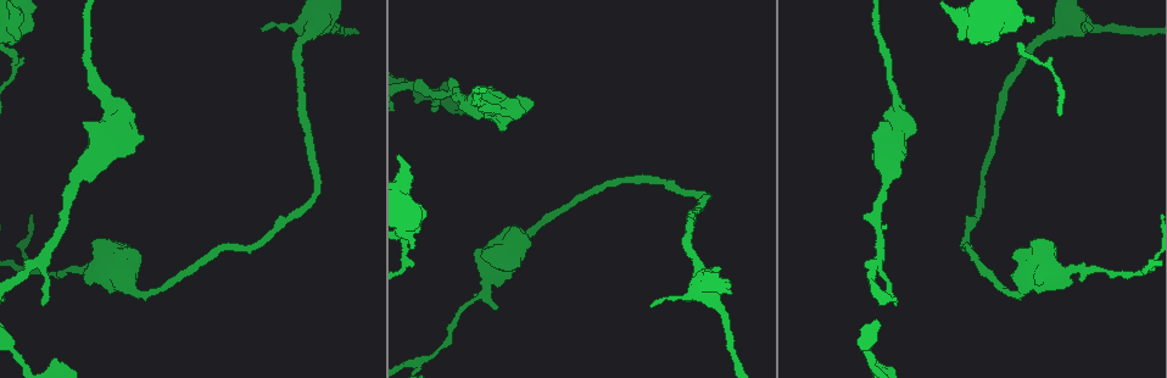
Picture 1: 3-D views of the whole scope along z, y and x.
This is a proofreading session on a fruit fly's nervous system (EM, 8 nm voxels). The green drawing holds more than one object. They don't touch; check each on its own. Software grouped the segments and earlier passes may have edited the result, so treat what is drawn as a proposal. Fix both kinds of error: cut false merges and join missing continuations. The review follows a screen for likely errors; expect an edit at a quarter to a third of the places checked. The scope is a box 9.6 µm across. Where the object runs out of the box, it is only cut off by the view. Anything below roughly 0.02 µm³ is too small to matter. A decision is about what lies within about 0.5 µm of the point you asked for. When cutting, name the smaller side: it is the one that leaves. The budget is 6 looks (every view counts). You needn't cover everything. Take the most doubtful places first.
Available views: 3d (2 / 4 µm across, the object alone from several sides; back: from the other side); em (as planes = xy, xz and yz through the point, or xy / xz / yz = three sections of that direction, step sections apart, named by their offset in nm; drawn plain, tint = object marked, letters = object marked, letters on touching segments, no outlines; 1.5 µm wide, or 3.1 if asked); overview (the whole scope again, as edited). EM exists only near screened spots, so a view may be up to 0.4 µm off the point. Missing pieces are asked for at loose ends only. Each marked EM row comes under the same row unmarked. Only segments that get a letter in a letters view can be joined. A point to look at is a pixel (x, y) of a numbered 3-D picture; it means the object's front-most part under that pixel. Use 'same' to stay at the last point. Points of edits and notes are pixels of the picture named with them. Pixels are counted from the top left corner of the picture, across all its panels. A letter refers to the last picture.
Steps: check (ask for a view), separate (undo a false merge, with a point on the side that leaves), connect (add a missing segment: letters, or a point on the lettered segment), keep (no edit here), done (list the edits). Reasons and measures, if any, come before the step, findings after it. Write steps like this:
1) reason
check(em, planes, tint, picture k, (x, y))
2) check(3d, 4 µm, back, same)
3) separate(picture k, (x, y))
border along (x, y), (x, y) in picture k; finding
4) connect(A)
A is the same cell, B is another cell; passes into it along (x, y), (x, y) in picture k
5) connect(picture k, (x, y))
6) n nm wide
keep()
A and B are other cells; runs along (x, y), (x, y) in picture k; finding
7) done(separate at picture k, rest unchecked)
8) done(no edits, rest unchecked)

free end
check(em, planes, tint, picture 1, (412, 248))

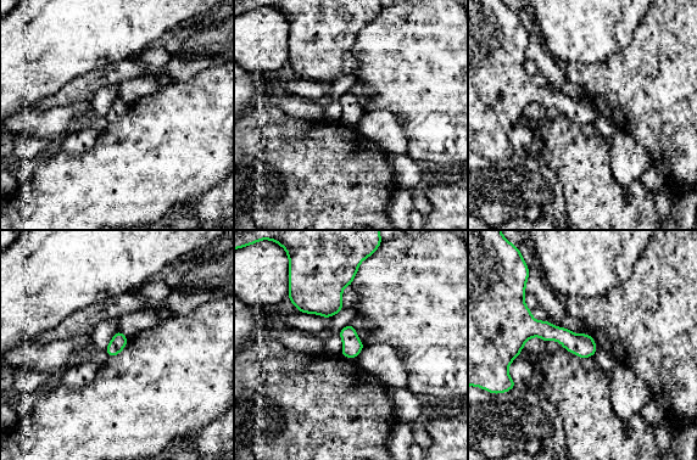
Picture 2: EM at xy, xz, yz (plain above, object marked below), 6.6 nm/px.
what lies round it
check(em, planes, letters, same)

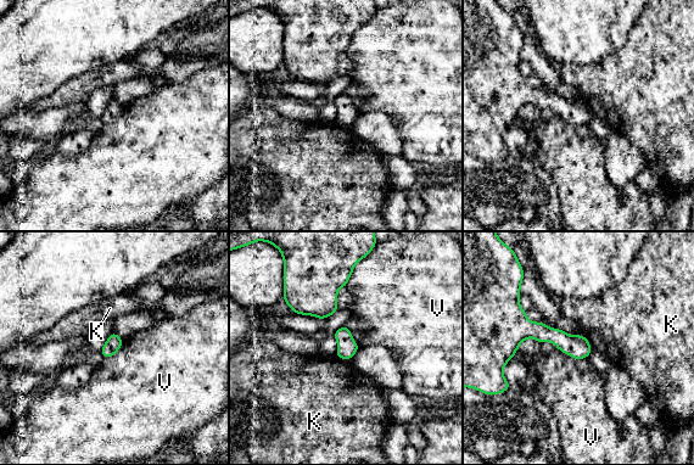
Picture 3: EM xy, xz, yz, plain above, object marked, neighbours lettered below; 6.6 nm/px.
keep()
K and V are other cells; border along (582, 334), (592, 351) in picture 3; none of them fits

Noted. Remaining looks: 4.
branch stops here
check(em, planes, letters, picture 1, (533, 105))

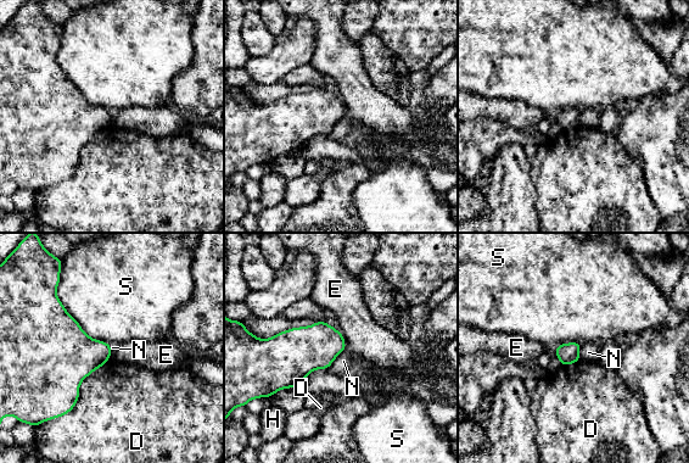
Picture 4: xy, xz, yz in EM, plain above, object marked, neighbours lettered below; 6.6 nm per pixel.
keep()
D, E, H, N and S are other cells; border along (346, 349), (326, 368) in picture 4; no lettered segment goes on from it

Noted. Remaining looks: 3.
thick turns thin
check(em, planes, tint, picture 1, (18, 355))

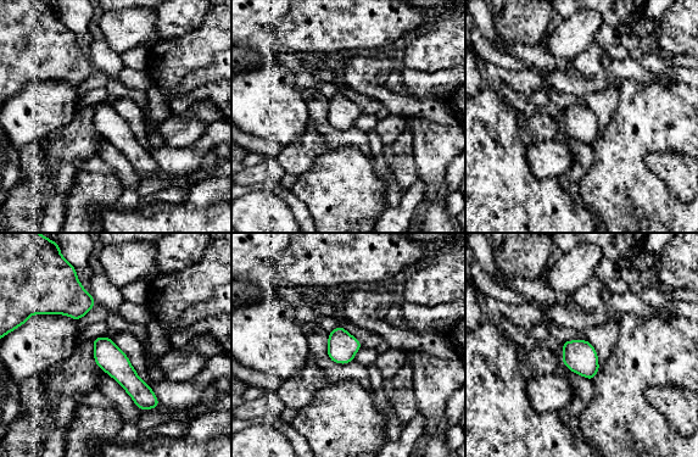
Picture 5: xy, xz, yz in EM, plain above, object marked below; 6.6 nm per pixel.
check(em, planes, letters, same)

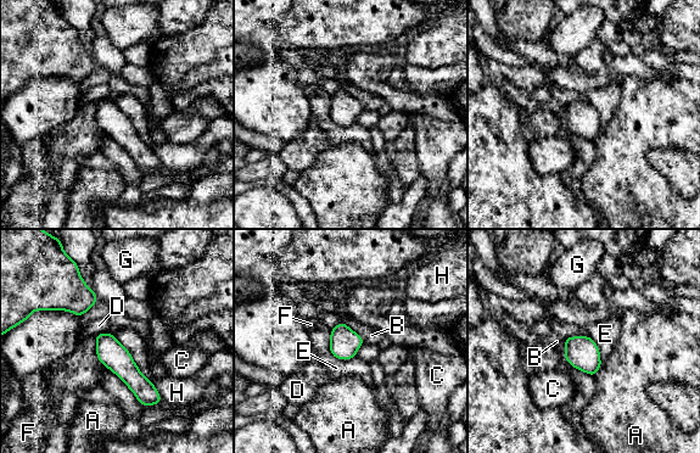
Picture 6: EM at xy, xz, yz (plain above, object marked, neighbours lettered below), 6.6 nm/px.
keep()
A, B, C, D, E, F, G and H are other cells; runs along (99, 337), (124, 368), (157, 400) in picture 6; continuous, no second cell

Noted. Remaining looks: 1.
done(no edits, rest unchecked)

